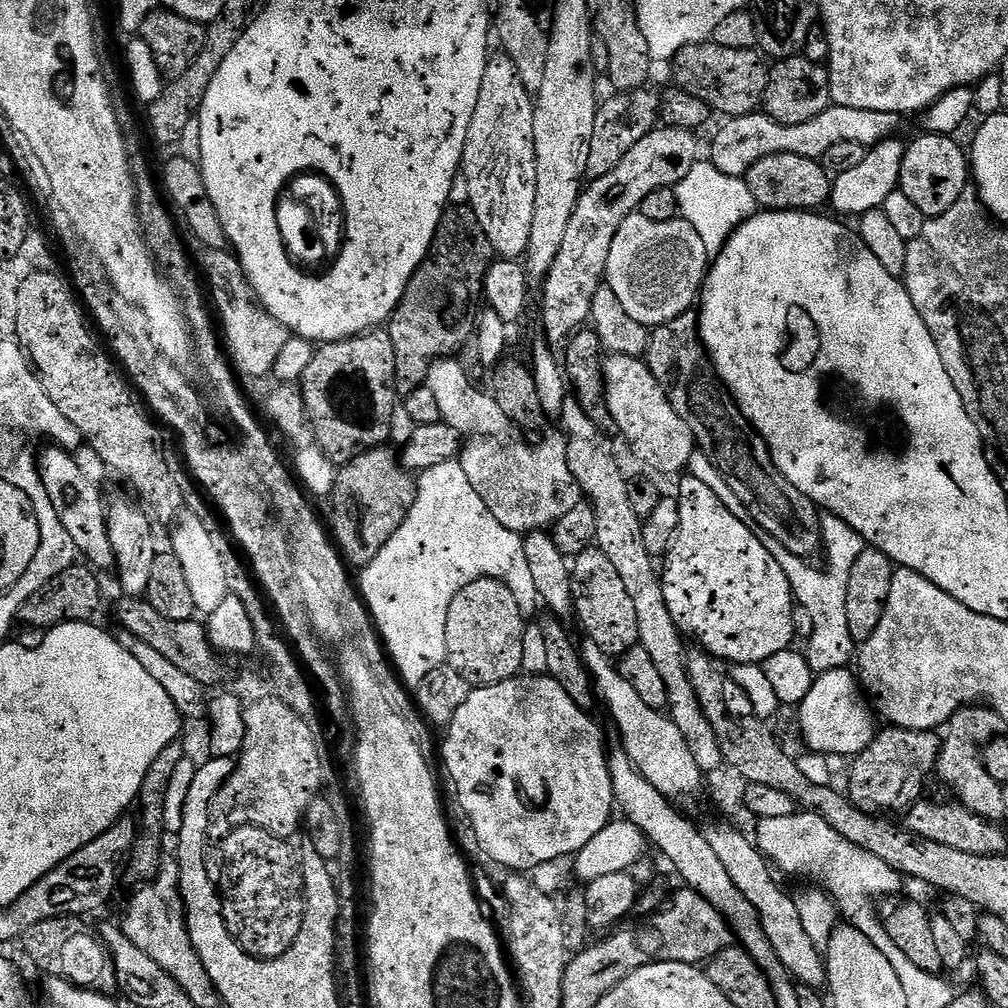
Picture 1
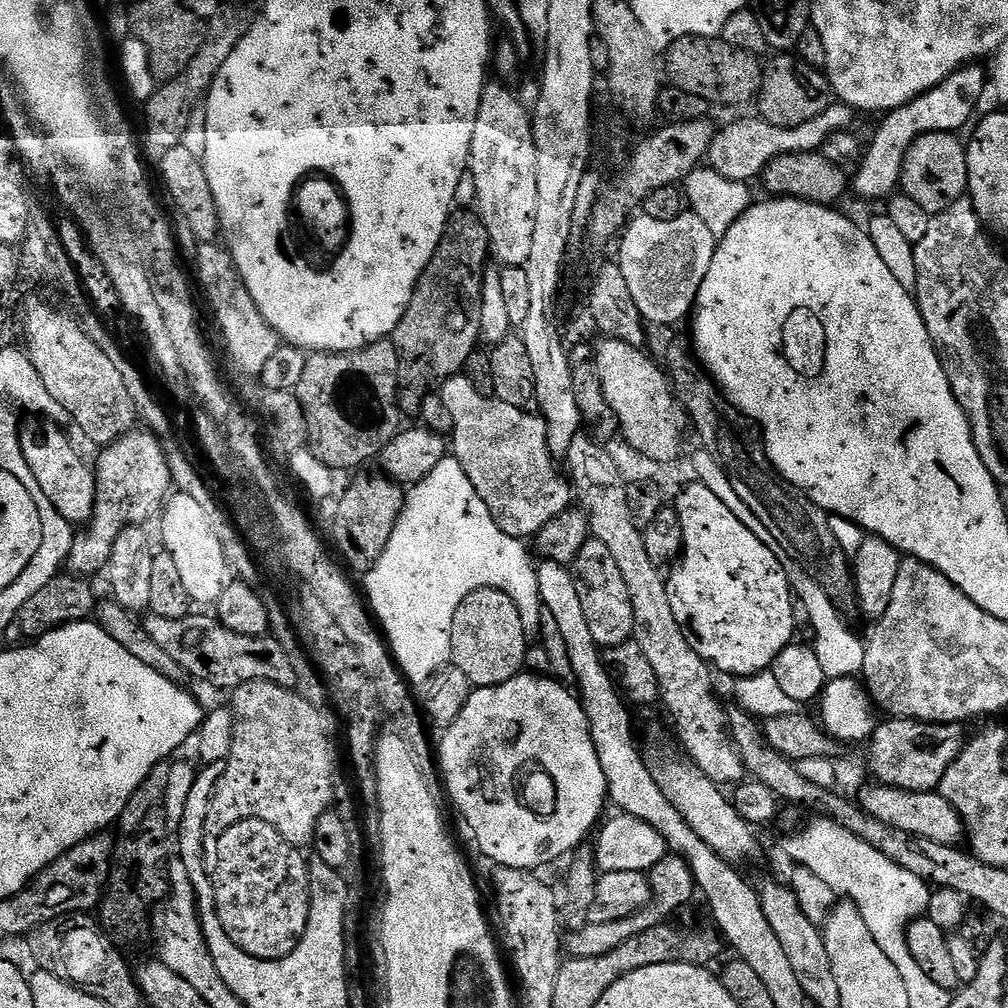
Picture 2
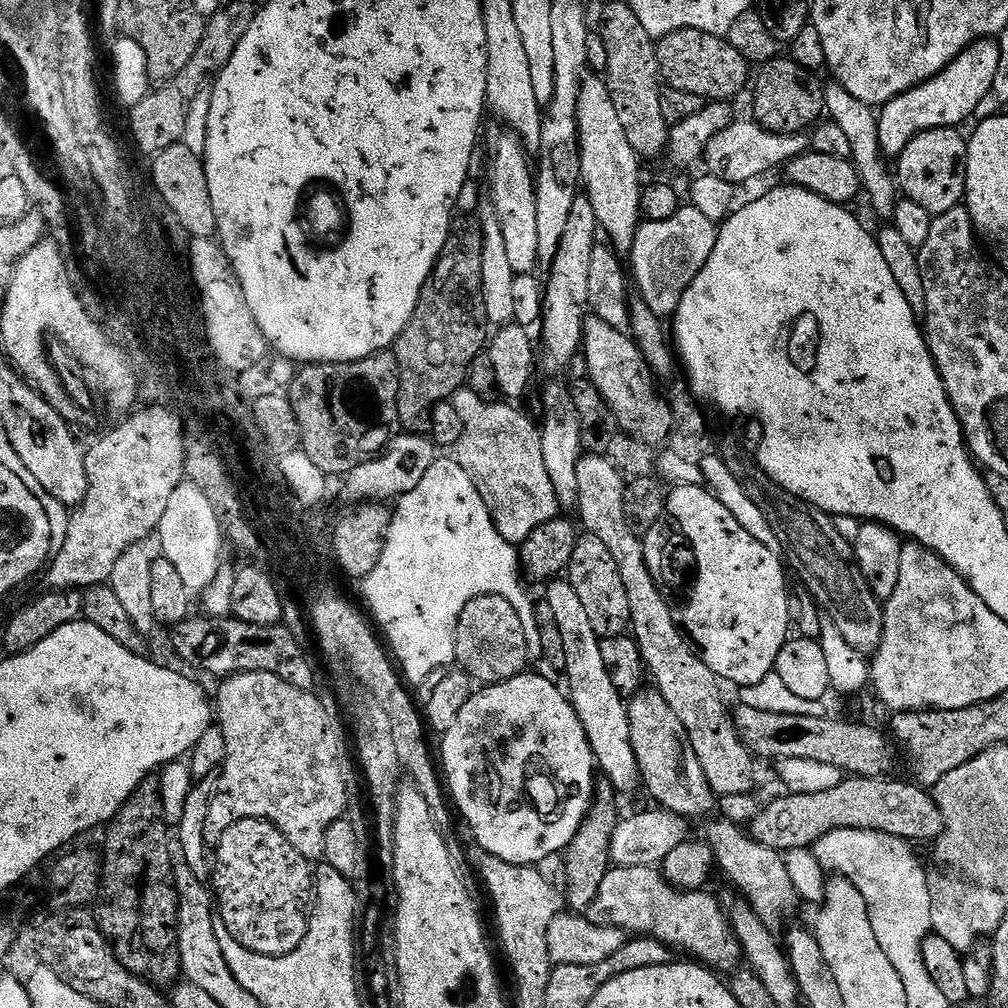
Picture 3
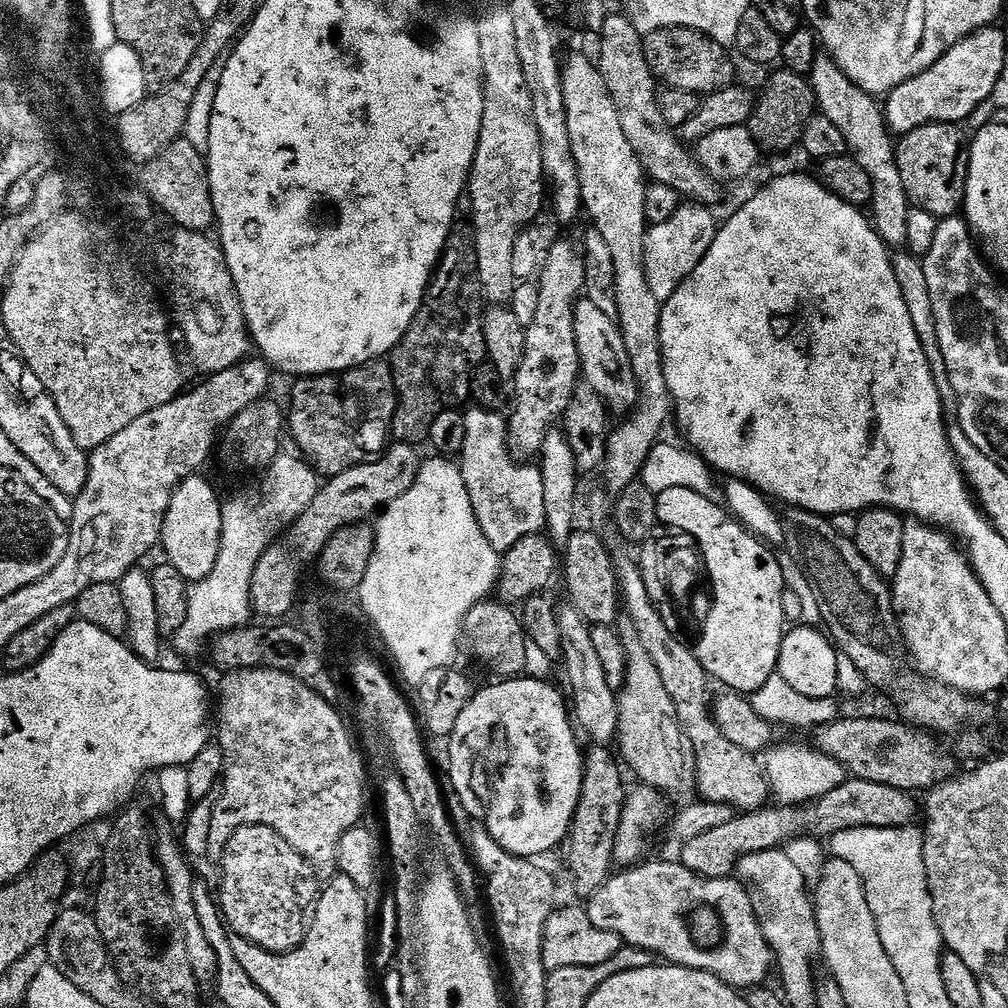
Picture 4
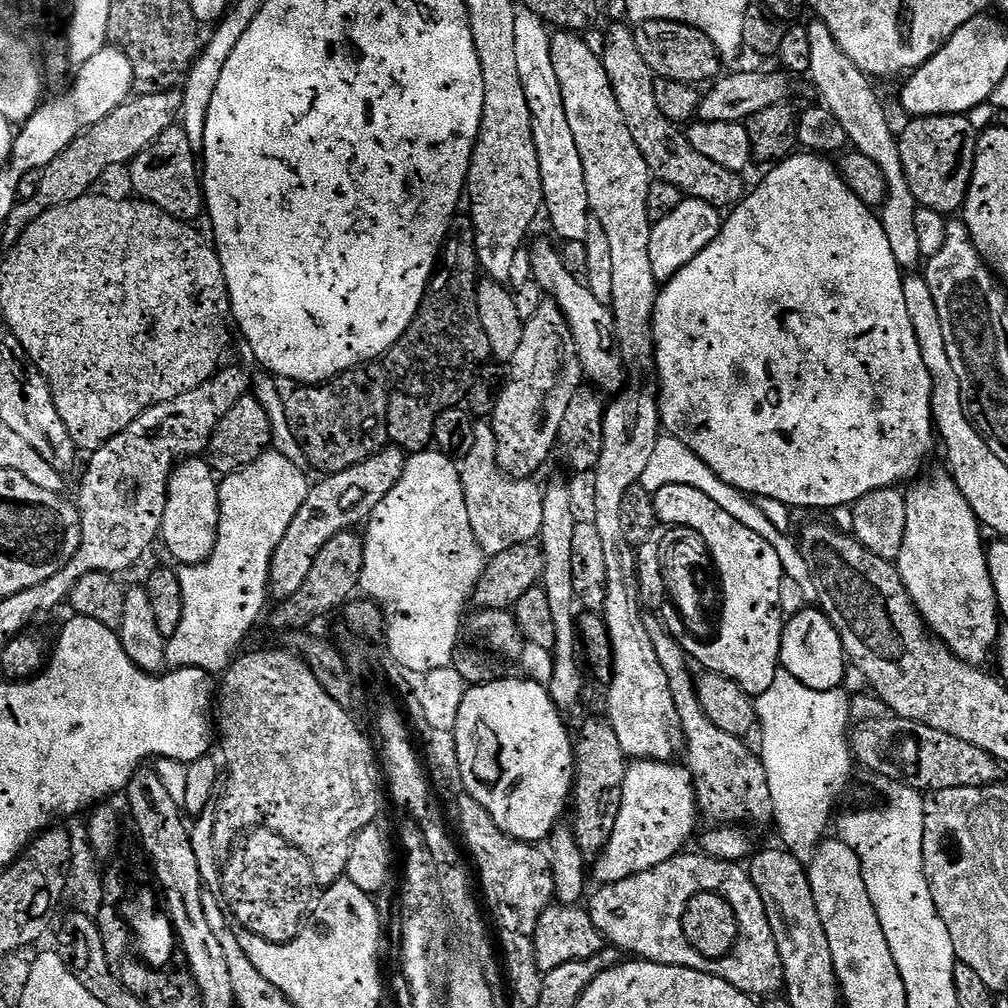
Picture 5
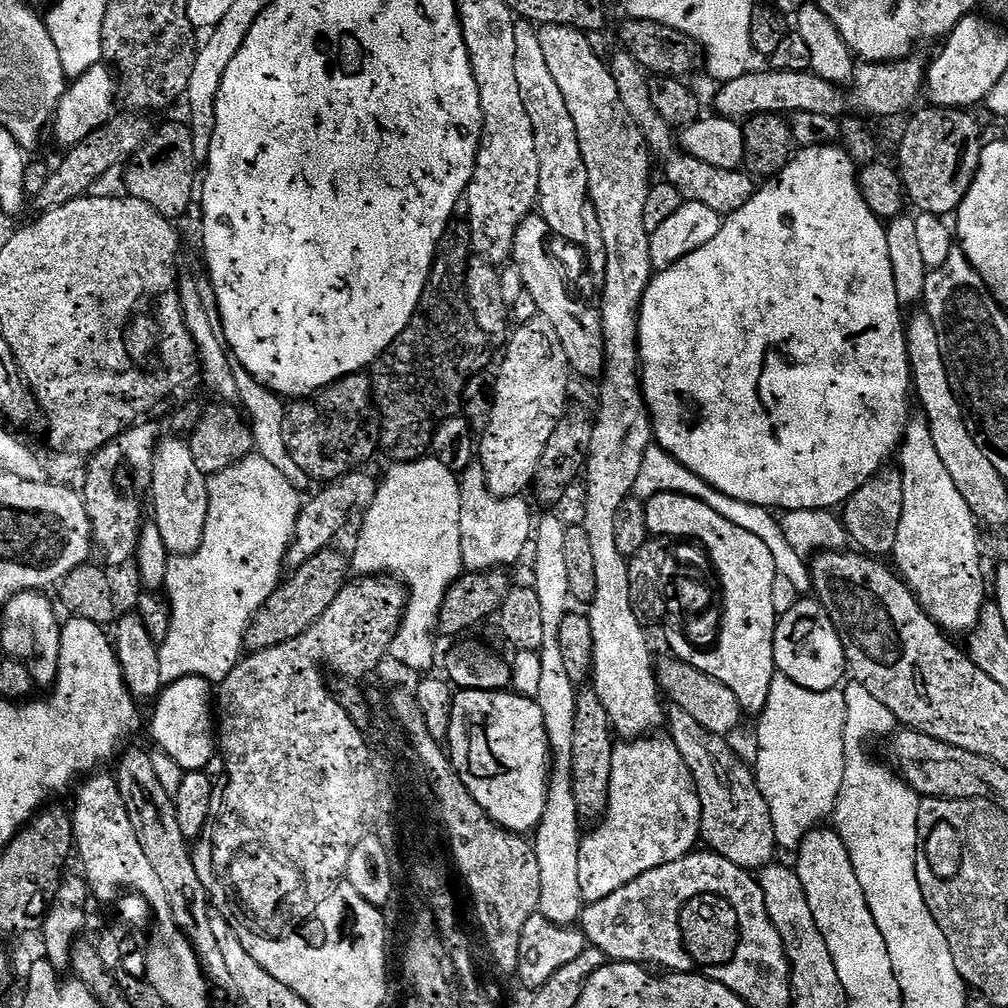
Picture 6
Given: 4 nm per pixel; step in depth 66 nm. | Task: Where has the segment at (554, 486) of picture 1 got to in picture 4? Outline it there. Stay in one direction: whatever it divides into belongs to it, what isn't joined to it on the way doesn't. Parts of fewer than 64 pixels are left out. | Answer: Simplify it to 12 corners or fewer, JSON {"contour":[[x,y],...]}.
{"contour":[[499,411],[464,412],[458,463],[478,526],[503,554],[545,527],[539,467]]}

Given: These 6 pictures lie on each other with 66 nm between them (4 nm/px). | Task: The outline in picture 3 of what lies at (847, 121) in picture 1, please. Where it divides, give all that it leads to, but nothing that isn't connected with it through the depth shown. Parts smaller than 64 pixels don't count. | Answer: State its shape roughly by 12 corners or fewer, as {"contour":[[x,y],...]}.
{"contour":[[737,119],[706,146],[707,171],[727,184],[787,165],[807,135],[779,136]]}

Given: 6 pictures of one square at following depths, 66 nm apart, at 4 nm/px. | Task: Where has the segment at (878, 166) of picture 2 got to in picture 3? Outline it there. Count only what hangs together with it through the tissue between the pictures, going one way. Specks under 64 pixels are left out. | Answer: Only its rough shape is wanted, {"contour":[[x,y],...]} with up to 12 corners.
{"contour":[[970,45],[878,112],[885,157],[915,136],[972,120],[1000,45]]}

